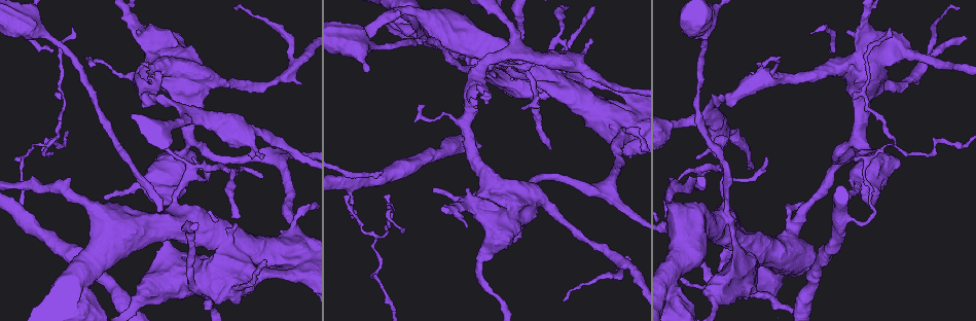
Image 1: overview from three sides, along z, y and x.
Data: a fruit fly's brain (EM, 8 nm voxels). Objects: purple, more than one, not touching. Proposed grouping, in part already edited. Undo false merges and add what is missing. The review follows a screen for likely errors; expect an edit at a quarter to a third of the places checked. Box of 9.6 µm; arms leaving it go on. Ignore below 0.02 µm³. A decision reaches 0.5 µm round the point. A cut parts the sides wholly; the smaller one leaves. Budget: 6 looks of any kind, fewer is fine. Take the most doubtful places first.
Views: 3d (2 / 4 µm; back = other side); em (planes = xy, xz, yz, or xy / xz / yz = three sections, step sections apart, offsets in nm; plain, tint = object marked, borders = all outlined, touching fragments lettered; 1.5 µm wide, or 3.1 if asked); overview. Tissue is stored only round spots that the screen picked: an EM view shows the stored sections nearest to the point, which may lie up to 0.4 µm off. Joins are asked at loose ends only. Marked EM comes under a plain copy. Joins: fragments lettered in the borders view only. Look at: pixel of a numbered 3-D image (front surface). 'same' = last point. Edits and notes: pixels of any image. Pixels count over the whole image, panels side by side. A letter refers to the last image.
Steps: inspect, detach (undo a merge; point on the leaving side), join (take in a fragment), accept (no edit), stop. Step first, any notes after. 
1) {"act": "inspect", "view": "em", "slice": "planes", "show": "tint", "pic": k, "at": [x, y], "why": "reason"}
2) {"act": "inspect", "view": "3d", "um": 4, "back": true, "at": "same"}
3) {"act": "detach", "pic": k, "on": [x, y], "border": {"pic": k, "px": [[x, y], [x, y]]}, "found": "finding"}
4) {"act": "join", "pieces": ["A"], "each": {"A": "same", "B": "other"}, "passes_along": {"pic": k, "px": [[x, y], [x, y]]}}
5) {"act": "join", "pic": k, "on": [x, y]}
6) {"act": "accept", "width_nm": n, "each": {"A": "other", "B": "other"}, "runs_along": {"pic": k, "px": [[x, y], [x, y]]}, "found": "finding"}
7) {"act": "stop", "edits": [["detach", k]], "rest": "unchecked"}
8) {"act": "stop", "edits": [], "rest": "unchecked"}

{"act": "inspect", "view": "em", "slice": "yz", "step": 8, "show": "tint", "pic": 1, "at": [791, 233], "why": "calibre changes"}

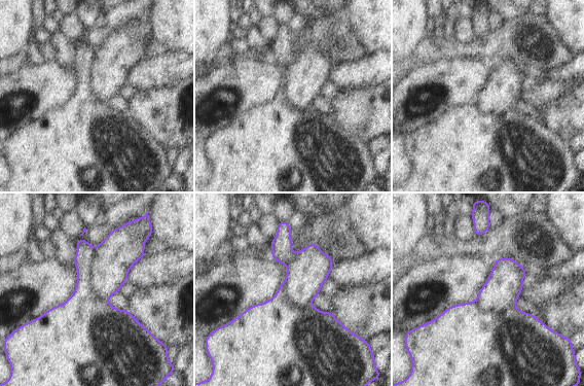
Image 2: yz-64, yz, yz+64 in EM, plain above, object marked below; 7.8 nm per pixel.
{"act": "inspect", "view": "em", "slice": "planes", "show": "borders", "at": "same", "why": "another direction"}

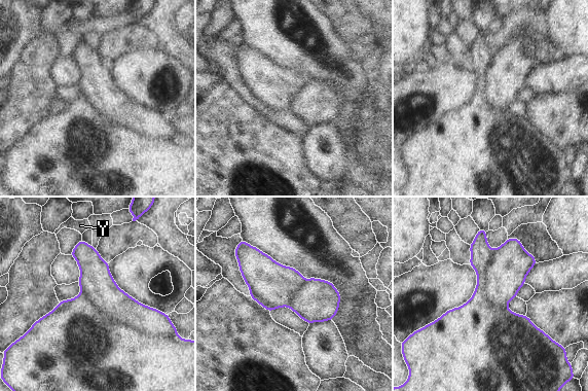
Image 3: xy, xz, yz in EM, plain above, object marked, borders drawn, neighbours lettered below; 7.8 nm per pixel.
{"act": "detach", "pic": 3, "on": [100, 348], "width_nm": 320, "each": {"Y": "other"}, "border": {"pic": 3, "px": [[81, 290], [107, 316], [154, 336]]}, "found": "two cells meet here"}

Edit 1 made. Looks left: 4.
{"act": "inspect", "view": "overview", "why": "redraw"}

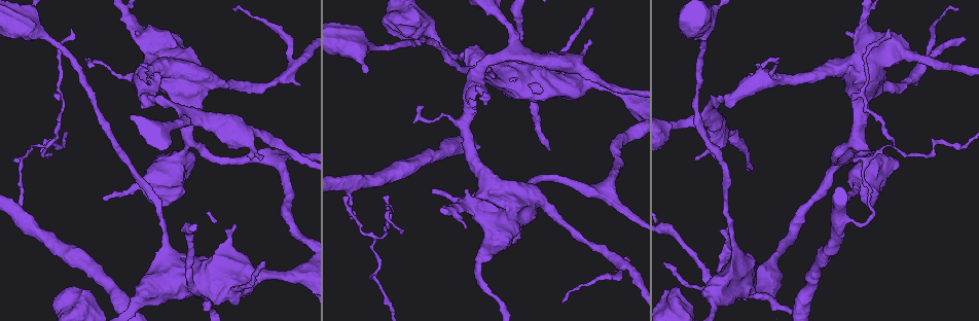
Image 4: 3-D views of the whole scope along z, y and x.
{"act": "inspect", "view": "3d", "um": 2, "pic": 4, "at": [764, 64]}

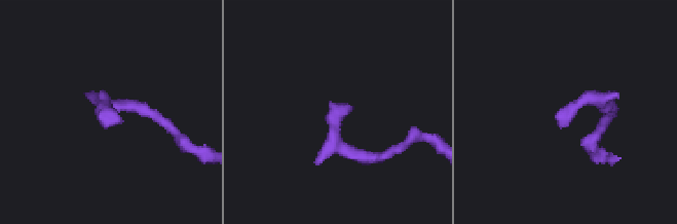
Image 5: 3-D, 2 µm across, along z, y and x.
{"act": "inspect", "view": "em", "slice": "planes", "show": "borders", "pic": 5, "at": [350, 107]}

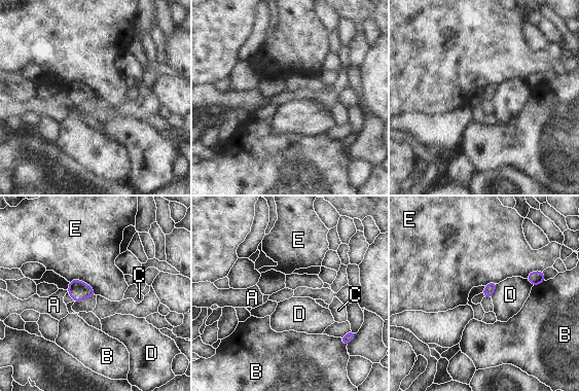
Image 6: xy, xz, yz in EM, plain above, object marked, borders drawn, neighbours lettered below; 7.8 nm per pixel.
{"act": "accept", "longest_contact_nm": ["E", 240], "each": {"A": "other", "B": "other", "C": "other", "D": "other", "E": "other"}, "border": {"pic": 6, "px": [[69, 281], [82, 280], [97, 294]]}, "found": "none of them fits"}

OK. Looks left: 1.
{"act": "stop", "edits": [["detach", 3]], "rest": "unchecked"}

